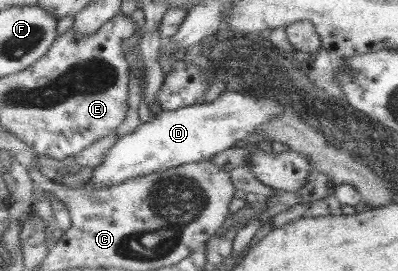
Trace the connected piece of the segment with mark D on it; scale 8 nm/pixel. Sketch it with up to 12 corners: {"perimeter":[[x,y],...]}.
{"perimeter":[[224,92],[118,137],[93,189],[212,161],[283,107]]}

